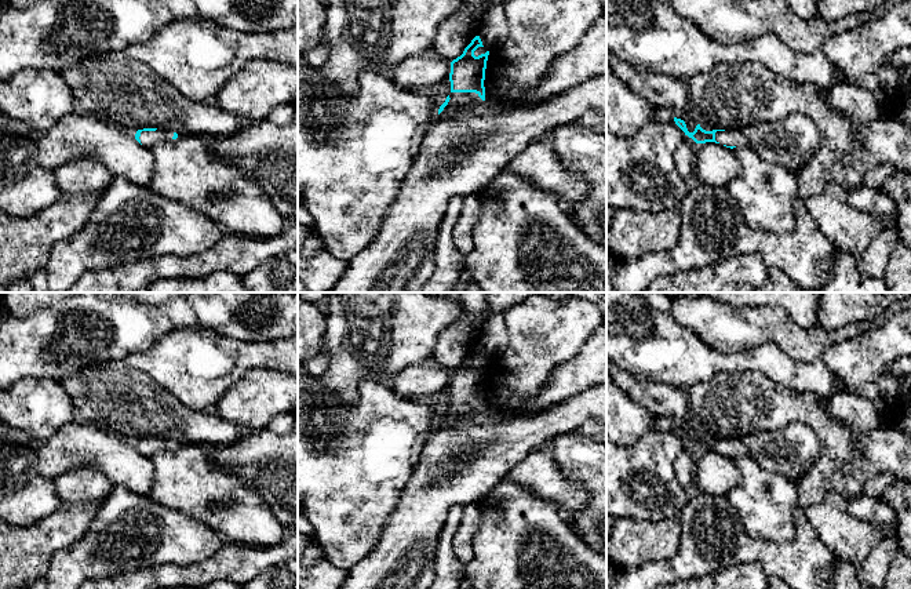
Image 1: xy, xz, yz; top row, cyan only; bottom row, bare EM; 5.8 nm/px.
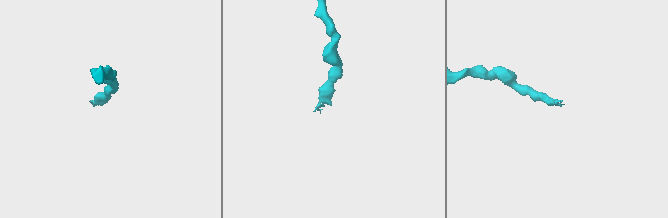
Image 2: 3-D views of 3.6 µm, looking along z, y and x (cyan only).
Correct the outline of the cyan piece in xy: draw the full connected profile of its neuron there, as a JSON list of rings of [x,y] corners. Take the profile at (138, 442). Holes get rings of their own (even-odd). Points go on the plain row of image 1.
[[[143,437],[138,439],[135,443],[135,448],[146,455],[152,457],[157,451],[176,448],[178,443],[170,439],[157,439],[157,437]]]

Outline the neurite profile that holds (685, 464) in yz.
[[[688,444],[674,461],[674,470],[678,481],[689,492],[695,492],[696,487],[696,451]]]

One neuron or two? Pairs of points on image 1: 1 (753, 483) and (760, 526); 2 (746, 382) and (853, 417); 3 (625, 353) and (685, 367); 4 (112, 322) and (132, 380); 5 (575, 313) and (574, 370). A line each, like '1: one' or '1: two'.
1: one
2: two
3: one
4: two
5: two

